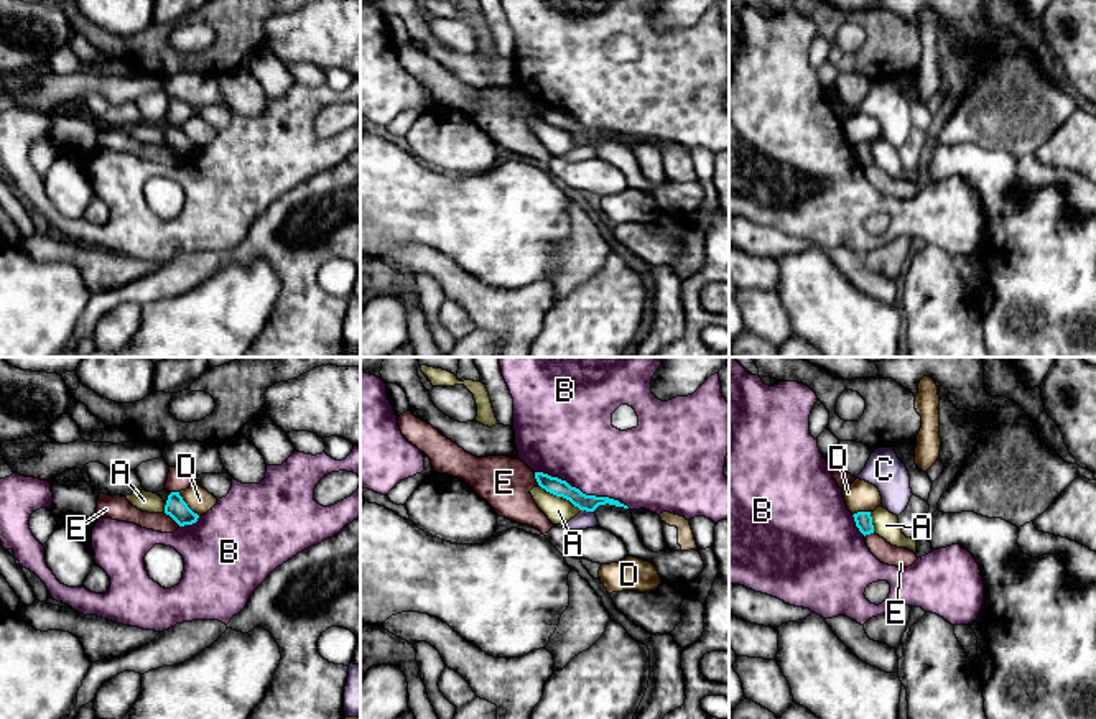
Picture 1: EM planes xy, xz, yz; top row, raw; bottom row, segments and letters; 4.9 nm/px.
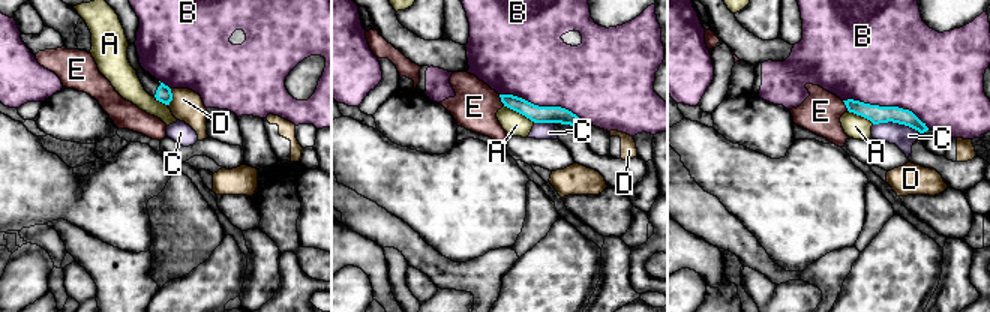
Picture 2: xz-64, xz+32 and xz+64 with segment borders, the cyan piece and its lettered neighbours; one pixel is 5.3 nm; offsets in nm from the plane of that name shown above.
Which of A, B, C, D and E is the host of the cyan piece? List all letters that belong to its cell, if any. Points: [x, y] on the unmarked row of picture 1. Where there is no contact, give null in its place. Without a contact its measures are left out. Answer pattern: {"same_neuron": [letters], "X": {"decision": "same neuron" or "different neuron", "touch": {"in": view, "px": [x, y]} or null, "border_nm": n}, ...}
{"same_neuron": [], "A": {"decision": "different neuron", "touch": {"in": "xz", "px": [560, 127]}, "border_nm": 240}, "B": {"decision": "different neuron", "touch": {"in": "xz", "px": [603, 129]}, "border_nm": 300}, "C": {"decision": "different neuron", "touch": {"in": "xz", "px": [588, 142]}, "border_nm": 70}, "D": {"decision": "different neuron", "touch": {"in": "xy", "px": [186, 137]}, "border_nm": 160}, "E": {"decision": "different neuron", "touch": {"in": "xy", "px": [173, 150]}, "border_nm": 100}}

